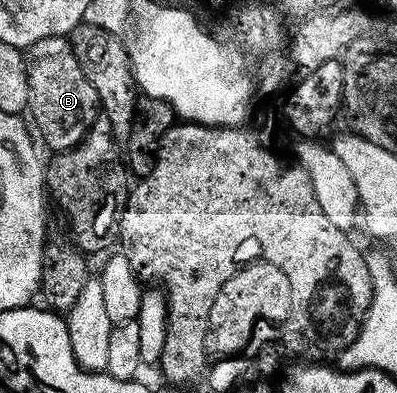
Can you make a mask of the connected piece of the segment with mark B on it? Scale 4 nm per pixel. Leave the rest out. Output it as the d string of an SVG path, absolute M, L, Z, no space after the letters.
M66 37L37 40L37 44L26 47L25 57L27 60L27 79L29 80L27 110L29 114L35 117L36 127L34 126L34 129L37 134L37 129L39 129L44 144L51 149L51 152L73 149L87 134L87 131L91 129L95 119L100 117L101 107L97 96L97 88L93 88L93 84L85 76L85 72L75 55L75 50Z

